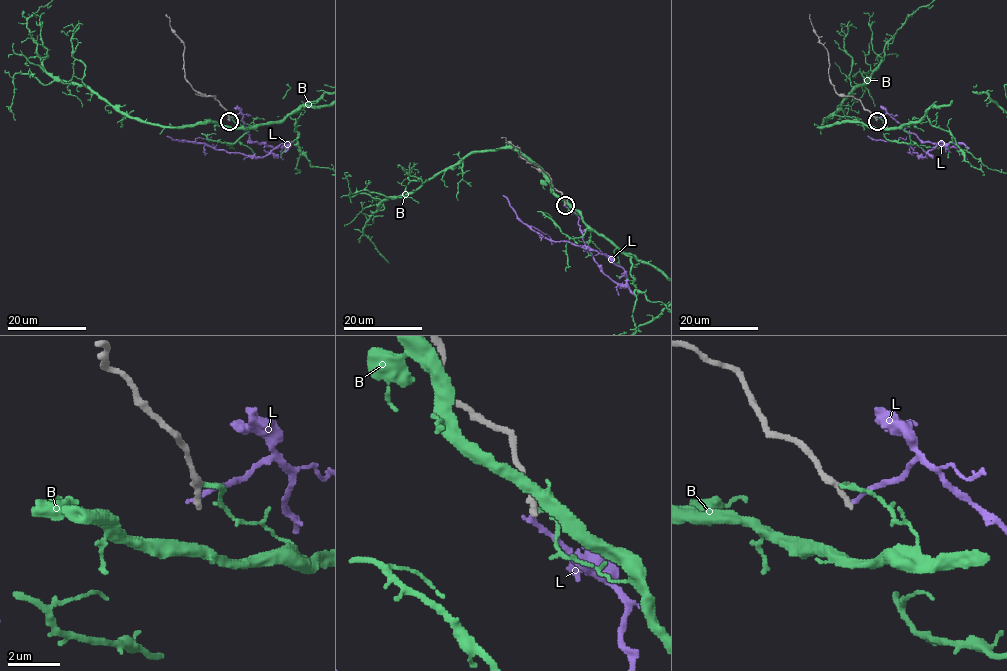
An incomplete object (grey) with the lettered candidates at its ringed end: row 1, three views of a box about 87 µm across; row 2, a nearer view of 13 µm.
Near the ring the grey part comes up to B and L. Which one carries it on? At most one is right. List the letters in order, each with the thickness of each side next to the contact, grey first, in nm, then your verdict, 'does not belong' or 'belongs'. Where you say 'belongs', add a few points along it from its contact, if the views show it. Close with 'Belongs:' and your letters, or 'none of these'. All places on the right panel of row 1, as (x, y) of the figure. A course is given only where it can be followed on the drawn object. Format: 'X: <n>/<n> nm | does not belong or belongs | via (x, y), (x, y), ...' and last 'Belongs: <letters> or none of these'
B: 320/160 nm | does not belong
L: 260/180 nm | does not belong
Belongs: none of these

